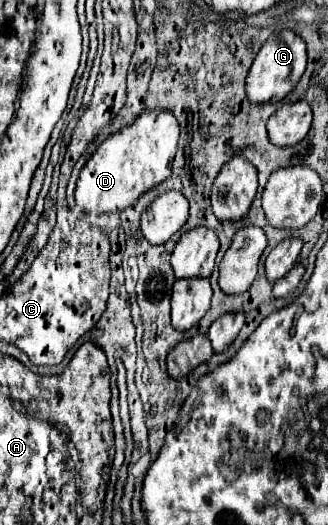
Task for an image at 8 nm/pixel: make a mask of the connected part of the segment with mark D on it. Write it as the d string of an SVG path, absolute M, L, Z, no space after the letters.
M143 110L129 128L107 138L83 166L75 188L75 202L81 212L119 214L131 208L143 194L169 178L171 162L177 152L177 138L179 124L171 112Z

